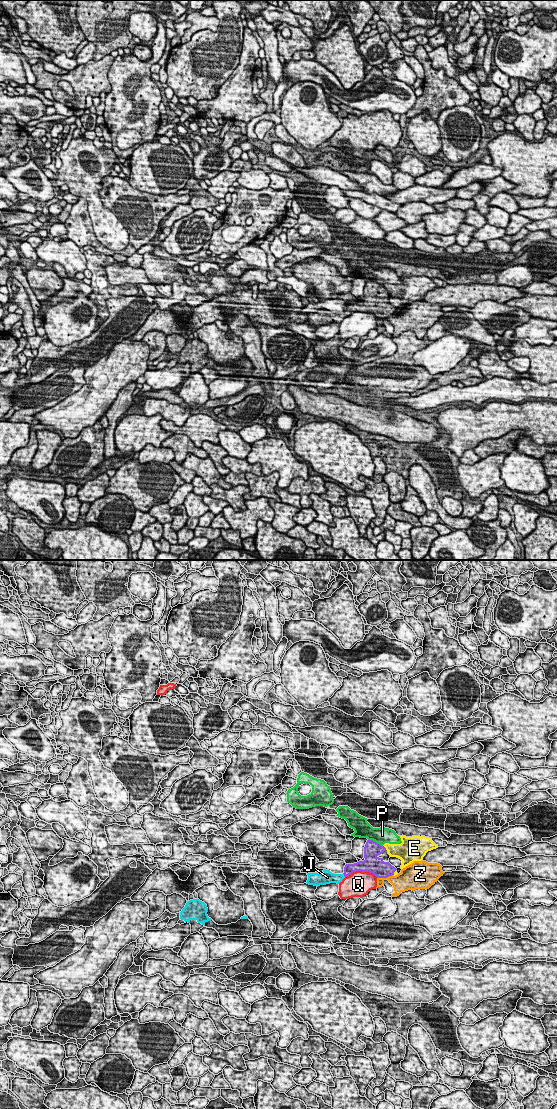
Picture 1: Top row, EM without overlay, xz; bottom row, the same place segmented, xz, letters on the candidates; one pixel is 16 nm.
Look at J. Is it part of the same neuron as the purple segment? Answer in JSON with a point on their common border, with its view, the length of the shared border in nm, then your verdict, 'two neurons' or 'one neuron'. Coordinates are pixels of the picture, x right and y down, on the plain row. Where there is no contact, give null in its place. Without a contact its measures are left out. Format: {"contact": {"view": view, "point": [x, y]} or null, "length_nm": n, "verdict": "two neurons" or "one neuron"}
{"contact": {"view": "xz", "point": [344, 315]}, "length_nm": 70, "verdict": "one neuron"}

